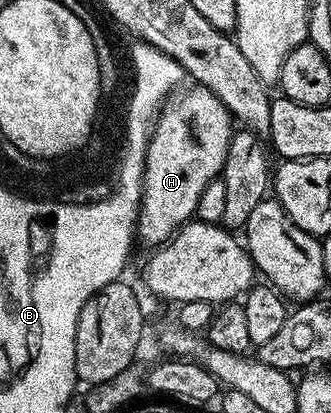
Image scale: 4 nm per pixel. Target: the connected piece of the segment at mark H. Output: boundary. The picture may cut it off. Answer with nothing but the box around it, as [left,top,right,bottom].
[136,86,235,246]

